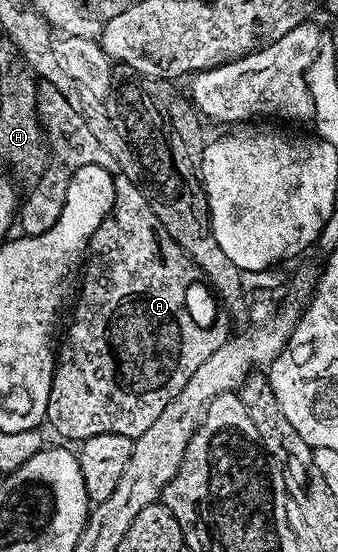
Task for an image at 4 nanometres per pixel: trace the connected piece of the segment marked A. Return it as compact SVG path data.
M39 97L37 112L51 149L50 161L59 166L55 174L73 176L77 168L97 164L115 177L115 203L101 228L97 228L91 238L85 258L85 273L81 278L83 291L79 294L71 327L63 338L63 347L60 345L57 350L45 422L61 437L72 438L75 444L102 434L116 434L134 440L148 430L161 412L165 412L165 404L169 404L169 400L189 384L189 376L193 376L193 372L197 372L197 368L201 368L201 364L205 364L205 360L209 360L209 356L227 342L232 333L232 323L197 264L183 260L179 267L171 266L171 257L177 254L177 250L165 232L165 224L157 220L146 193L123 174L117 160L101 148L97 136L89 132L89 124L85 124L81 112L73 108L69 100L50 97Z

